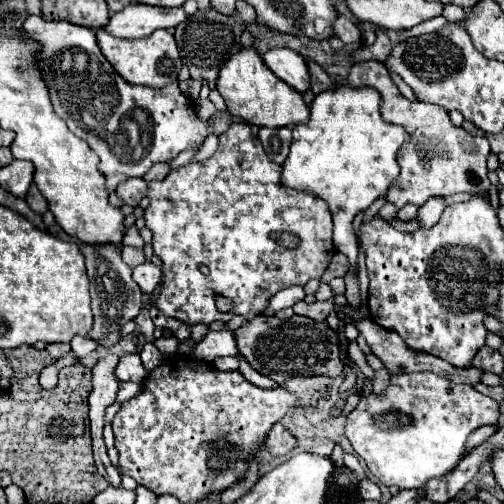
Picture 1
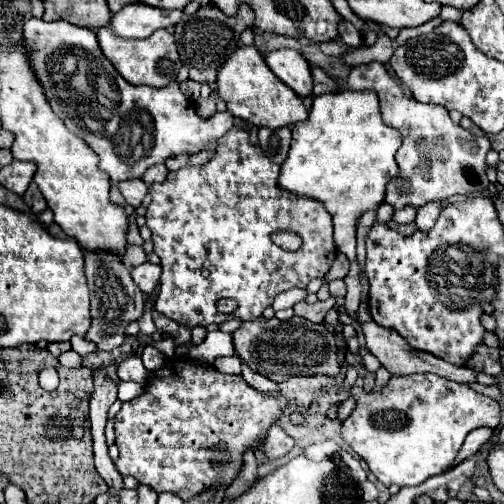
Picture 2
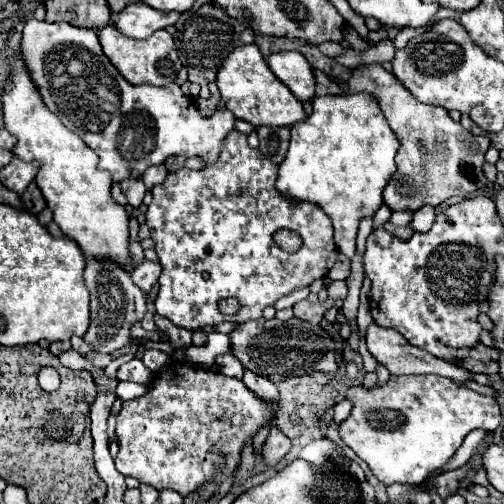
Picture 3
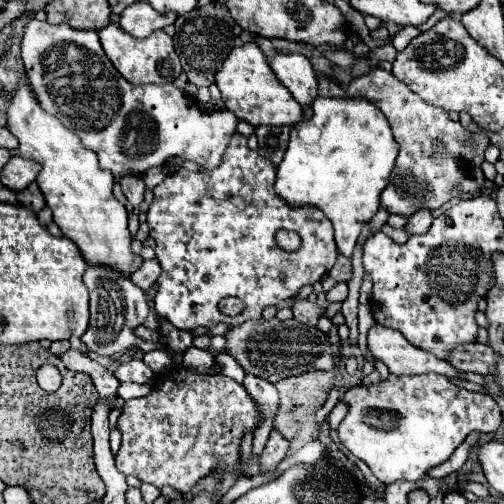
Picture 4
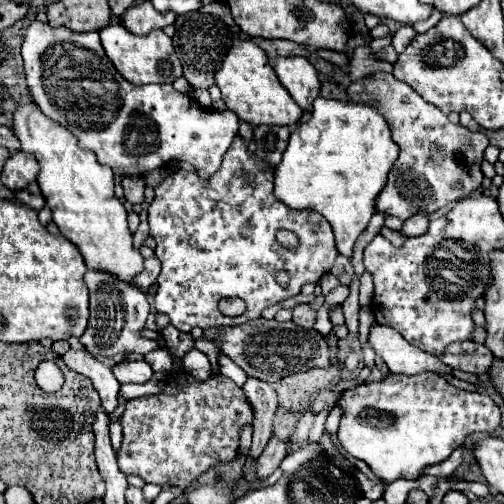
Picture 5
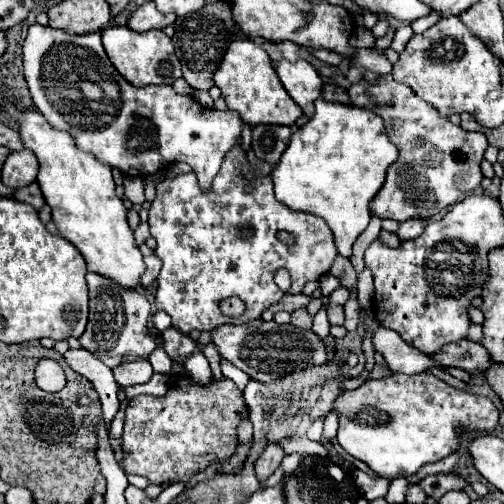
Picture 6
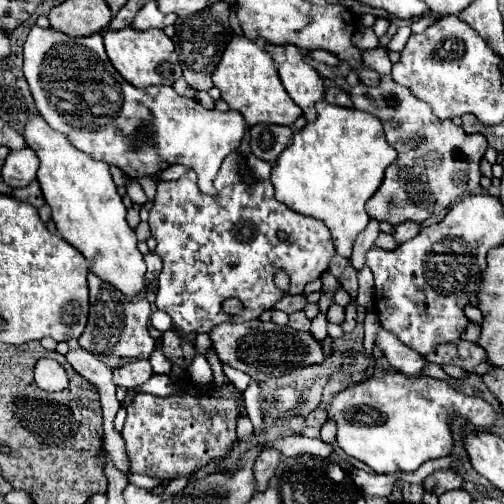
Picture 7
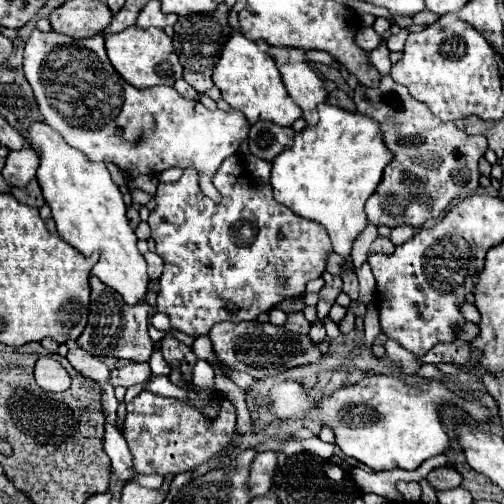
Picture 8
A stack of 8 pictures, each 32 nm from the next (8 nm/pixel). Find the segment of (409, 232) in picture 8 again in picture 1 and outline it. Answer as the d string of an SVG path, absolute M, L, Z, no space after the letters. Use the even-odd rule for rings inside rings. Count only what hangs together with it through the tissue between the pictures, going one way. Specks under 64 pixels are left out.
M432 198L432 200L428 200L424 206L418 208L420 226L424 226L424 228L434 226L440 220L444 208L446 208L446 198Z

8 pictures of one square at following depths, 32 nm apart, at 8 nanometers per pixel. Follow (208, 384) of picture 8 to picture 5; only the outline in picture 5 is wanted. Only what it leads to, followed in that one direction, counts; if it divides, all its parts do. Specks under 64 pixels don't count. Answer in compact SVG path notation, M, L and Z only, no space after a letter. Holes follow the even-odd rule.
M192 348L192 350L184 356L184 368L186 368L190 374L198 376L200 380L204 380L204 378L208 378L208 376L212 374L212 372L210 372L210 360L208 360L208 356L206 356L204 352L196 350L196 348Z

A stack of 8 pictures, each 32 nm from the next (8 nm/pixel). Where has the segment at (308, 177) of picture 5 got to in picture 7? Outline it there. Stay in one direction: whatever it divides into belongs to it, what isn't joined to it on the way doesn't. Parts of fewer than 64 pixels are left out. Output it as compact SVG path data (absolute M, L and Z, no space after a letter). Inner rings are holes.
M324 100L316 104L316 112L316 120L296 132L292 144L280 154L270 180L278 202L324 220L336 252L350 256L356 236L370 220L366 202L380 188L384 170L396 160L396 150L388 144L380 120L370 112L326 104Z

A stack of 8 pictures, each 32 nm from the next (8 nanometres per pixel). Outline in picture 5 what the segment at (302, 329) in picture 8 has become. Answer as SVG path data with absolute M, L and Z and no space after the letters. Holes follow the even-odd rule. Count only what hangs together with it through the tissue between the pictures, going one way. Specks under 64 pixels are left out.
M298 304L294 306L294 318L292 318L298 326L304 328L312 328L316 322L316 310L310 304Z

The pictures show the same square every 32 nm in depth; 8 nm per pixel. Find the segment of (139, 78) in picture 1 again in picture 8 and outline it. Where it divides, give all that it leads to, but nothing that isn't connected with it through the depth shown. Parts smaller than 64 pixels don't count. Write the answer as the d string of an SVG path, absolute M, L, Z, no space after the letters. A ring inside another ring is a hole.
M132 26L124 32L106 36L106 52L118 74L136 88L148 88L156 84L172 86L178 78L182 78L182 66L174 54L172 40L160 28L140 30L138 26Z

